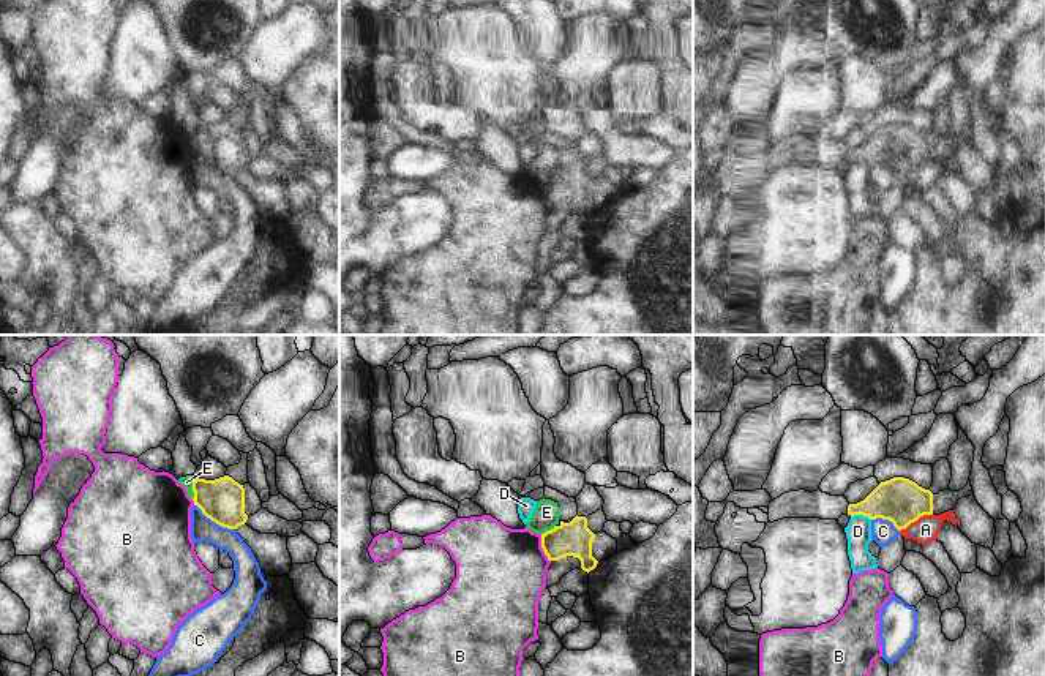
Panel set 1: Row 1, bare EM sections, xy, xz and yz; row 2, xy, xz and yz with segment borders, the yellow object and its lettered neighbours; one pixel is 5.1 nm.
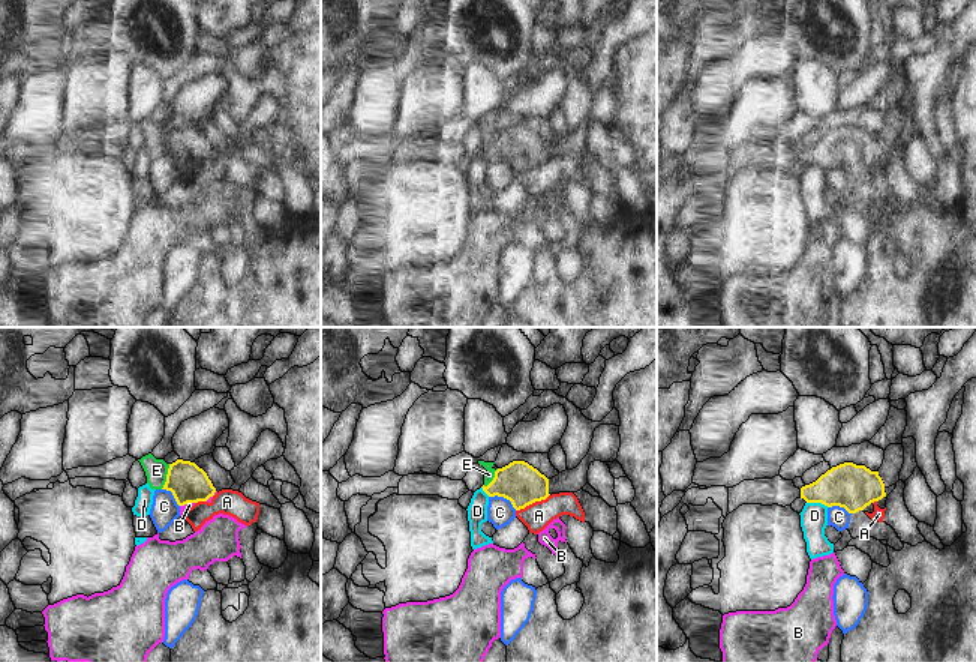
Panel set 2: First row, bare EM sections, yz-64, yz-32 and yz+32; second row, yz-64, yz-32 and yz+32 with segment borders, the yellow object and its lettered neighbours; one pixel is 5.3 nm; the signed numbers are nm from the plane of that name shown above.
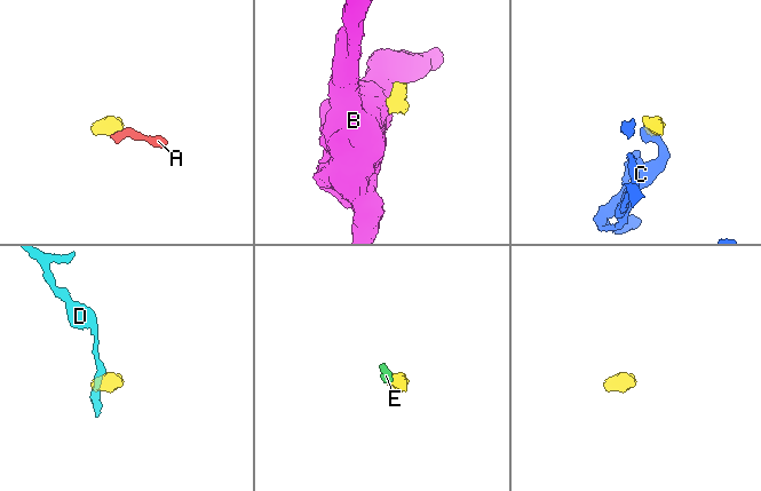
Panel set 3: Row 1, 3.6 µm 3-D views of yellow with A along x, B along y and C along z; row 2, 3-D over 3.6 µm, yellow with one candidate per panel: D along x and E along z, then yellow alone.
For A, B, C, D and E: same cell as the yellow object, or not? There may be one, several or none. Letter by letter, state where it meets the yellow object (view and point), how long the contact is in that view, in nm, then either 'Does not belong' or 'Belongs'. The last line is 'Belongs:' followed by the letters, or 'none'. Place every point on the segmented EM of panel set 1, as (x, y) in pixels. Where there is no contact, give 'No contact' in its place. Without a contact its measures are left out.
A: Touches yellow at yz (916, 520). Shared border 190 nm. Does not belong
B: Touches yellow at xz (542, 547). Shared border 150 nm. Does not belong
C: Touches yellow at xy (215, 522). Shared border 240 nm. Does not belong
D: Touches yellow at yz (861, 514). Shared border 110 nm. Does not belong
E: Touches yellow at xy (193, 488). Shared border 110 nm. Does not belong
Belongs: none

